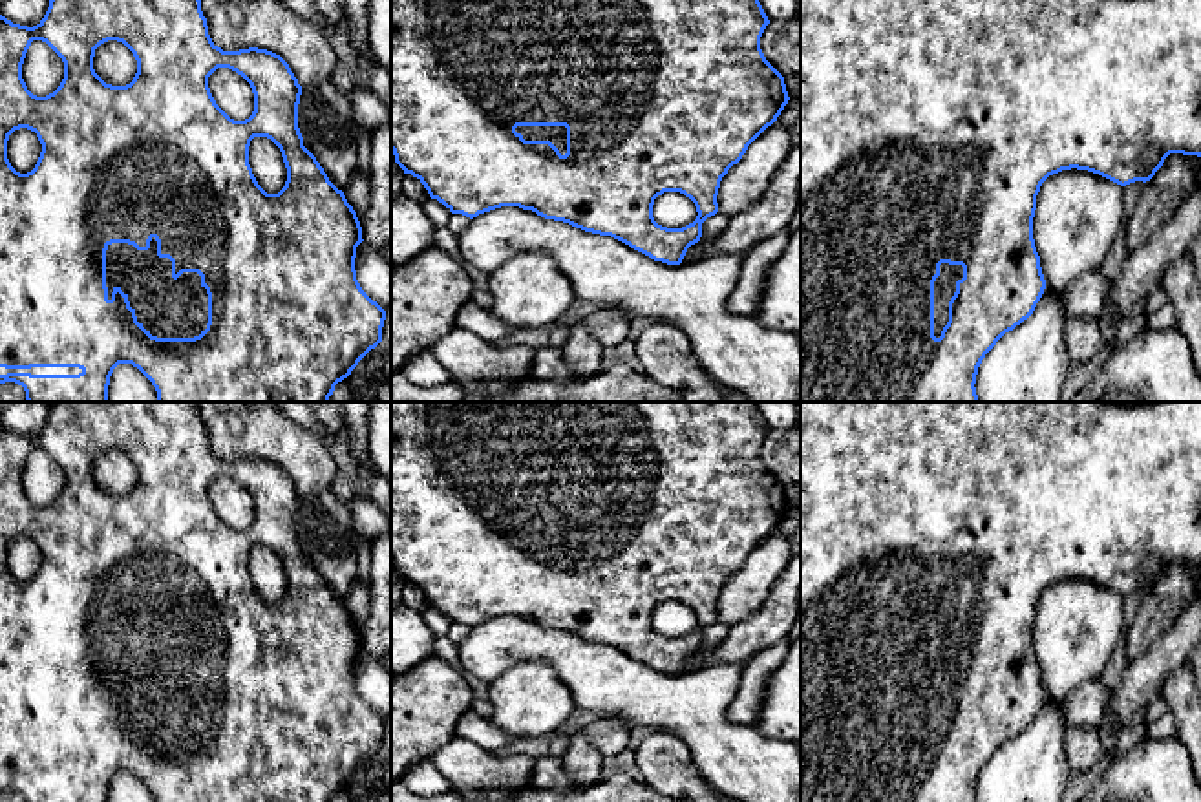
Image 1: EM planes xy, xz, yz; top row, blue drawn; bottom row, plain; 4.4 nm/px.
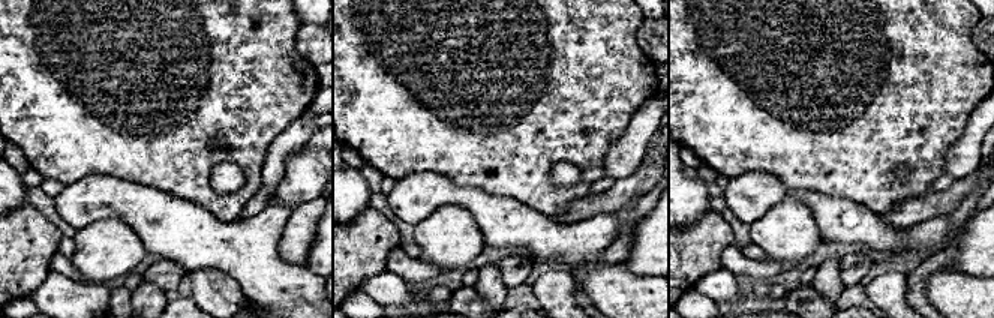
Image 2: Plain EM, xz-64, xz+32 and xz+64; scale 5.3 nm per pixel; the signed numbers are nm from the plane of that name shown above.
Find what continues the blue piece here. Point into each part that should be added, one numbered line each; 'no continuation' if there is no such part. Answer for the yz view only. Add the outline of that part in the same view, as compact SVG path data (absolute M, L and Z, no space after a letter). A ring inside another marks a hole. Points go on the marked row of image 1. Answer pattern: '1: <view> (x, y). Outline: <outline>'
1: yz (945, 284). Outline: M940 265L940 276L934 281L934 336L940 338L949 322L949 301L956 292L956 281L963 278L962 265Z

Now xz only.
1: xz (554, 134). Outline: M517 126L517 133L525 141L550 141L561 155L567 153L567 128L565 126Z

